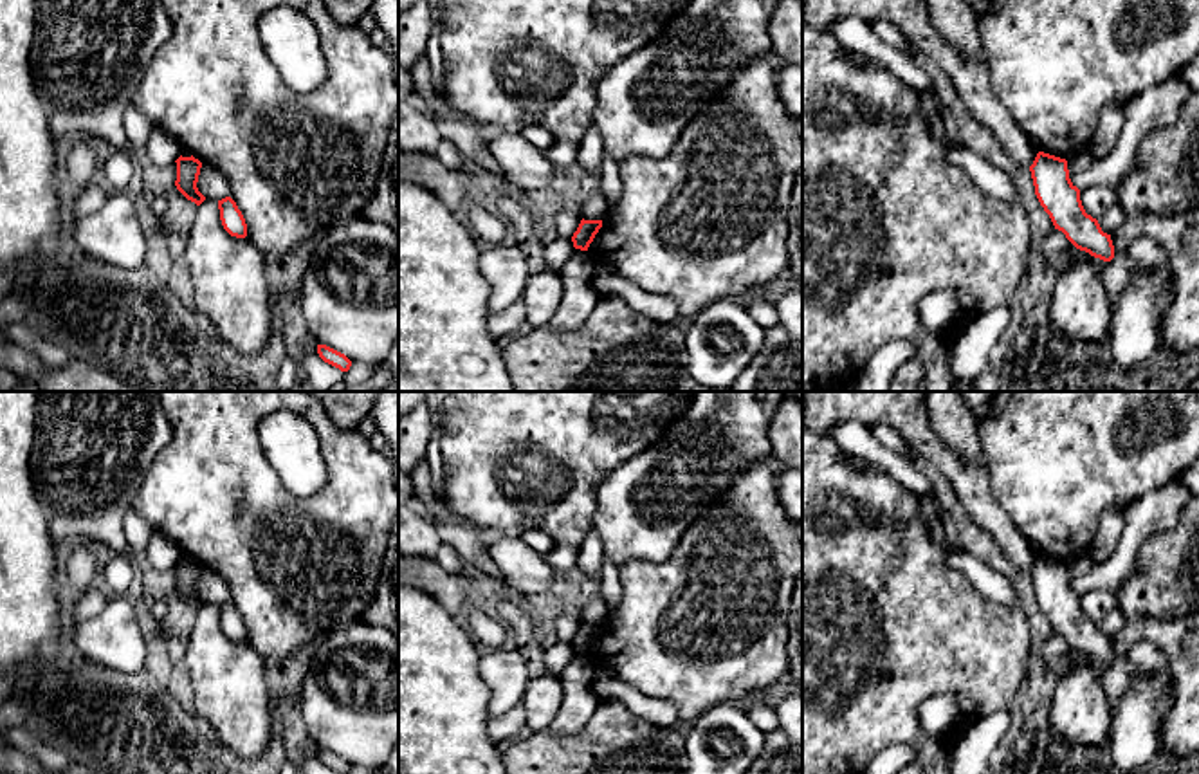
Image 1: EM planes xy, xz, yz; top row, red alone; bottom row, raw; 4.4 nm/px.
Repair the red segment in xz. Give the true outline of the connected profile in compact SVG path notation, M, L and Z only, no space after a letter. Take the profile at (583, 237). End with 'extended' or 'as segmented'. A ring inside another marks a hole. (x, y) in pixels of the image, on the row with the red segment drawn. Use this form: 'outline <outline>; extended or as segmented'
outline M582 218L577 231L572 236L573 247L581 251L588 251L590 244L593 242L600 227L602 227L602 220Z; as segmented

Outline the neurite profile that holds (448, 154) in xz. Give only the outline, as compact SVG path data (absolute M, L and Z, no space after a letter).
M442 143L435 155L444 166L451 170L465 166L465 159L454 143Z

